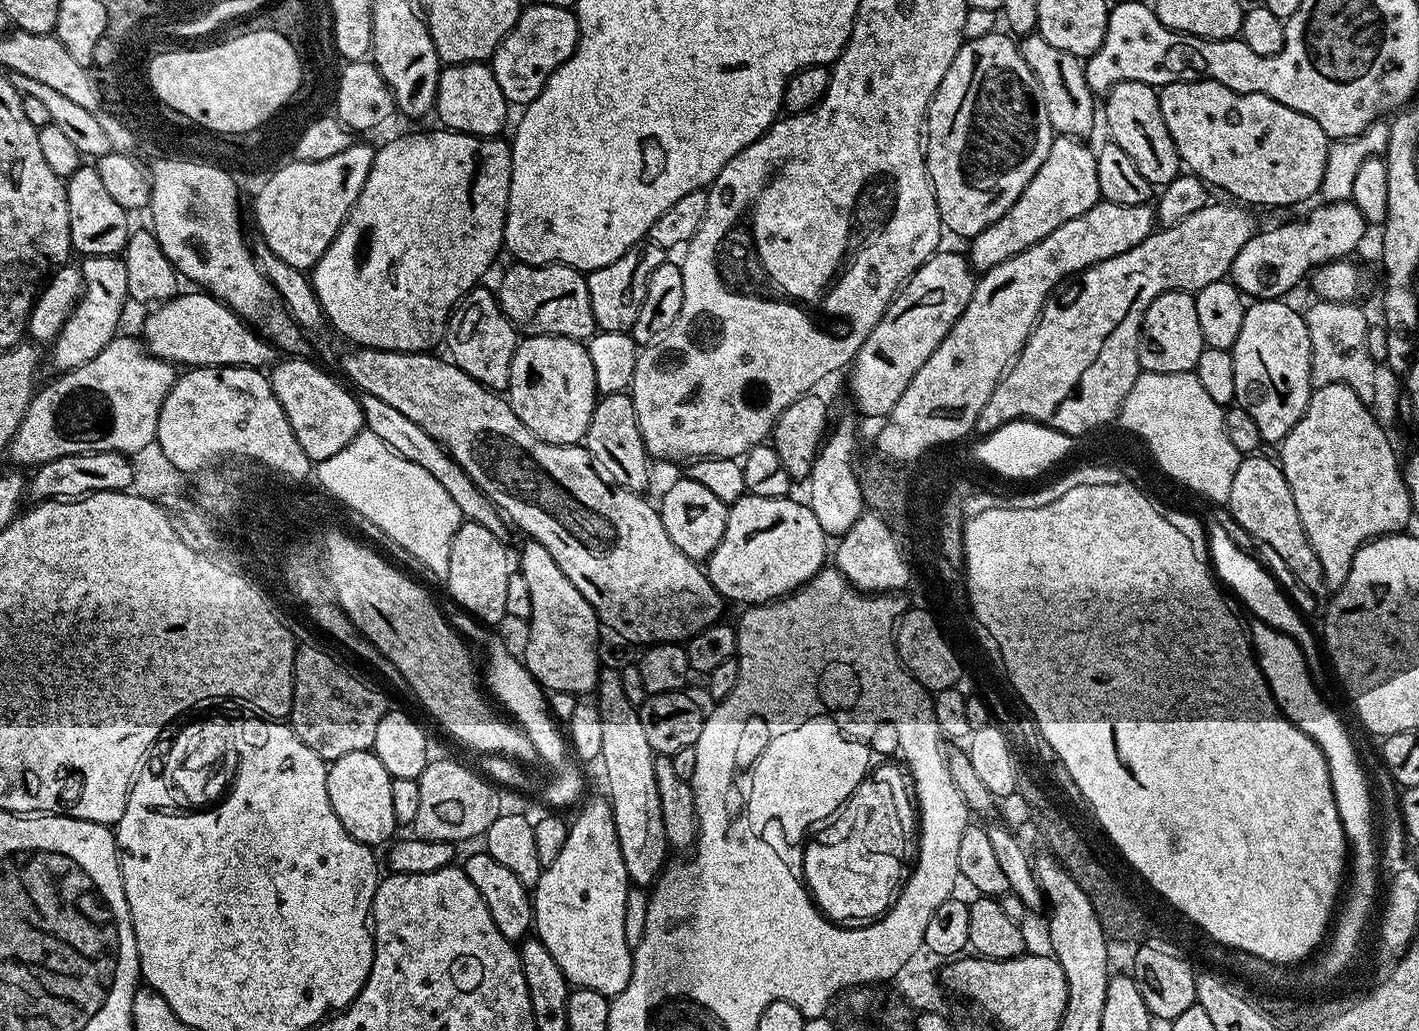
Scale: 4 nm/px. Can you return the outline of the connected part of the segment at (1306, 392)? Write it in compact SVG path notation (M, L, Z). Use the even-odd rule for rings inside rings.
M1283 299L1258 300L1249 303L1244 310L1242 330L1238 330L1238 338L1230 349L1234 358L1234 390L1235 403L1244 407L1246 415L1252 419L1254 427L1260 431L1264 440L1279 442L1293 428L1308 409L1308 400L1312 397L1312 351L1310 350L1310 334L1306 330L1303 315L1295 312Z

